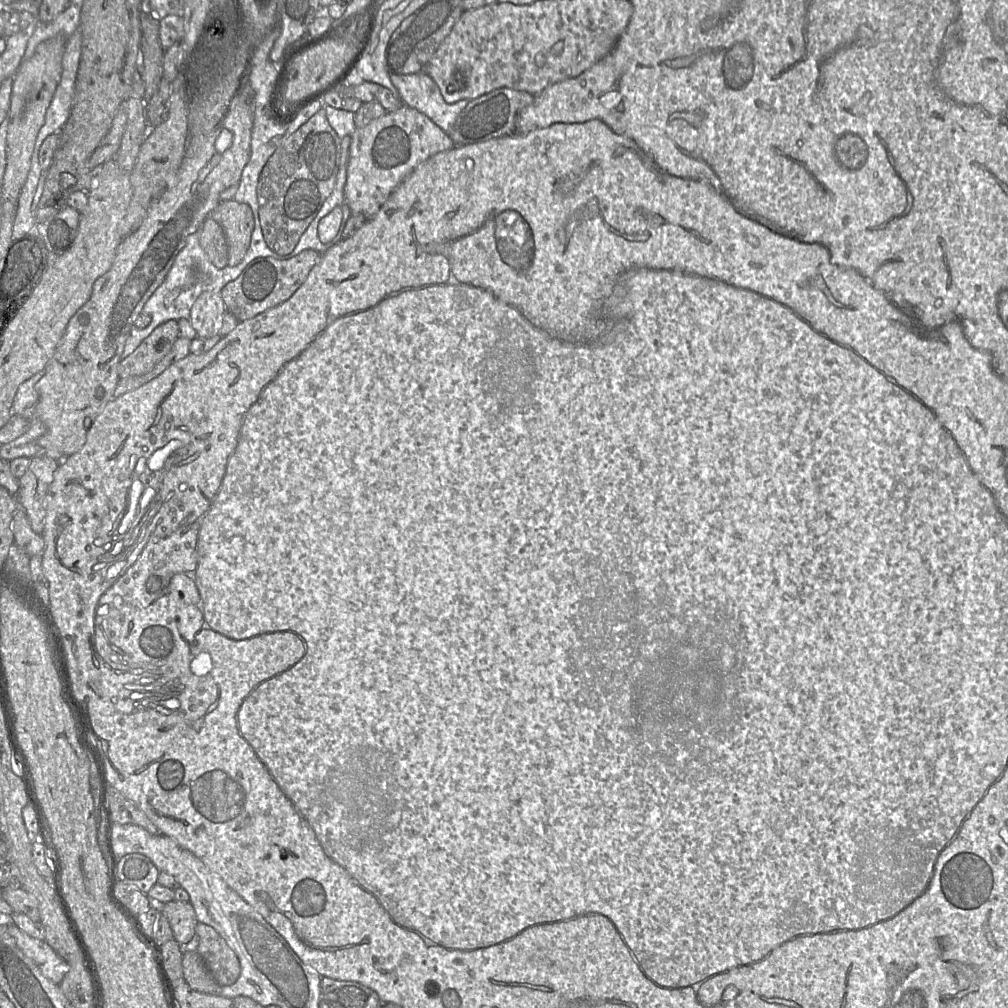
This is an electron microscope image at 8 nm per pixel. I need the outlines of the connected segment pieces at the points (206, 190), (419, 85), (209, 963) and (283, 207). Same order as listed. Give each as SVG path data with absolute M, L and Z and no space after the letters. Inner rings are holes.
M236 85L235 95L230 100L228 107L225 108L225 113L222 119L218 122L218 124L214 128L210 130L203 130L202 126L190 125L190 123L188 122L188 140L186 144L185 154L184 154L184 158L180 166L177 180L175 181L174 186L168 187L167 190L161 196L159 196L157 199L155 199L152 202L148 211L148 214L145 220L143 221L143 223L141 224L141 226L135 232L123 238L123 240L121 241L120 245L117 248L117 251L110 269L95 281L90 298L70 319L67 325L66 331L58 347L56 348L56 351L52 359L50 360L50 362L48 363L48 365L44 370L43 377L39 380L39 382L35 386L35 389L38 394L38 403L36 406L36 417L42 421L42 423L46 428L46 432L44 433L44 435L42 435L38 439L37 443L42 448L43 454L45 456L56 459L58 461L62 461L65 458L78 452L85 444L87 431L91 427L96 416L100 414L100 412L103 410L103 408L106 406L106 404L110 400L115 398L114 391L119 381L119 374L118 374L119 362L122 359L122 353L124 350L126 340L130 334L132 327L134 327L133 323L135 319L137 318L139 313L142 311L142 308L146 303L146 301L150 298L153 292L164 281L168 271L170 270L172 264L174 263L175 258L177 257L180 250L182 250L182 248L185 246L187 237L195 233L201 228L203 222L209 216L211 211L215 209L217 205L221 202L220 194L230 186L236 183L239 183L239 180L241 178L241 173L245 165L248 163L249 157L250 157L252 129L253 129L253 103L251 102L250 90L247 90L247 93L241 90L237 91L237 85Z
M389 72L389 75L403 104L425 114L445 132L453 129L458 115L469 102L462 99L448 104L437 84L424 72L406 75Z
M198 922L195 933L199 938L196 951L202 957L212 978L221 987L234 984L241 972L235 952L209 925Z
M324 109L284 139L264 165L258 180L258 215L267 246L278 255L294 251L299 239L332 193L339 171L341 138L329 124Z

